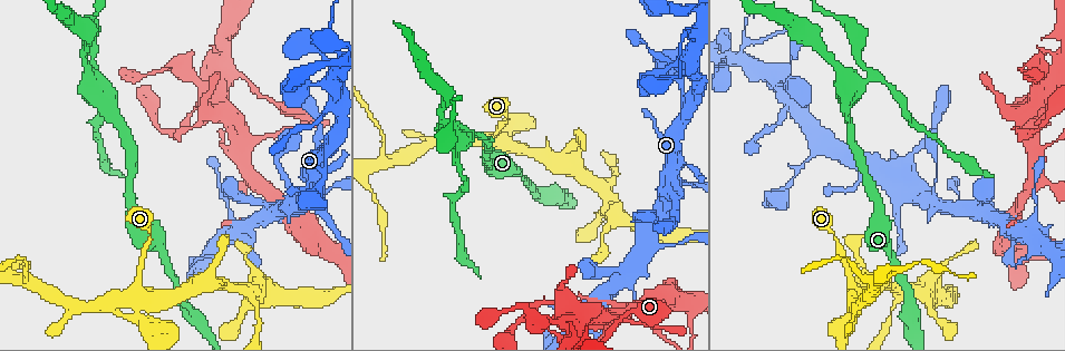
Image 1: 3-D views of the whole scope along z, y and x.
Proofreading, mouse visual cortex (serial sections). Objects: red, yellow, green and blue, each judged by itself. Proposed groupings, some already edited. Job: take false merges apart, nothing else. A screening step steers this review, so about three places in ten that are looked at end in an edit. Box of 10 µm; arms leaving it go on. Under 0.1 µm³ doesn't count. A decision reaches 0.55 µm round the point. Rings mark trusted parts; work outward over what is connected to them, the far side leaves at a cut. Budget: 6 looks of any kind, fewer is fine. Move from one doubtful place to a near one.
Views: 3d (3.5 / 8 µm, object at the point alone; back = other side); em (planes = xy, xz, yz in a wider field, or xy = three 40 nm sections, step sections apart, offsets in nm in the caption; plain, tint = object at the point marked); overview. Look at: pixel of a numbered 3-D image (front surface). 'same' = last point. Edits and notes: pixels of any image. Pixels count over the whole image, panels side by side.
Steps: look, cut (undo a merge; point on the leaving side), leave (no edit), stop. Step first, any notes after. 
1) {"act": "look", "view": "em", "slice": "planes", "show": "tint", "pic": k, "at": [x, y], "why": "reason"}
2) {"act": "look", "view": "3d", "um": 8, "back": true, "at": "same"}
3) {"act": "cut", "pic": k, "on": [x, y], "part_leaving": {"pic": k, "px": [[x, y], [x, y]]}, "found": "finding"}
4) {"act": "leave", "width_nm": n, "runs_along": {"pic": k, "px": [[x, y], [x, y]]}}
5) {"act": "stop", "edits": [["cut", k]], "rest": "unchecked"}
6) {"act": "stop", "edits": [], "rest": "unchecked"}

{"act": "look", "view": "3d", "um": 8, "pic": 1, "at": [1014, 215], "why": "thin arm on a thick one"}

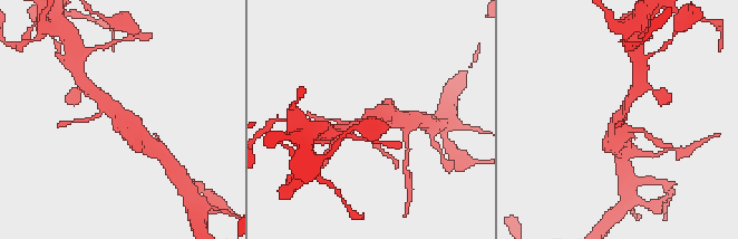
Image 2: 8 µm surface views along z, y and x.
{"act": "look", "view": "em", "slice": "xy", "step": 5, "show": "tint", "at": "same", "arms": 3, "arm_widths_nm": [200, 350, 600], "why": "now the EM"}

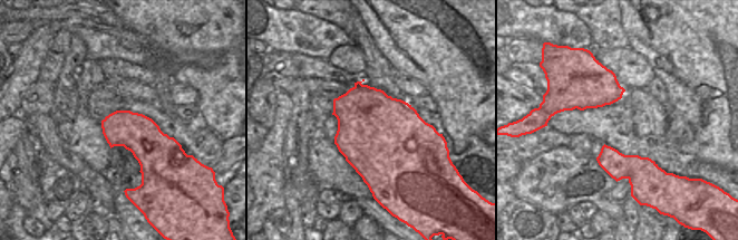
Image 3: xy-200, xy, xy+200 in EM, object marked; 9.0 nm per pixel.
{"act": "leave", "runs_along": {"pic": 2, "px": [[102, 96], [145, 141]]}, "found": "all the same cell"}

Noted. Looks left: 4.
{"act": "look", "view": "em", "slice": "xy", "step": 1, "show": "tint", "pic": 1, "at": [134, 295], "why": "thick turns thin"}

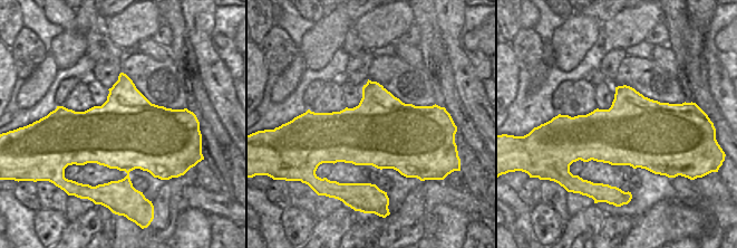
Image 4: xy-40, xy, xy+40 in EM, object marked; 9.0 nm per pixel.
{"act": "look", "view": "3d", "um": 3.5, "at": "same", "why": "wider look"}

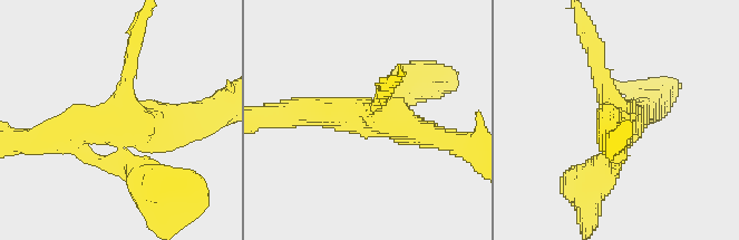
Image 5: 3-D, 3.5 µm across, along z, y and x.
{"act": "leave", "arm_widths_nm": [200, 200, 400, 400], "runs_along": {"pic": 5, "px": [[133, 44], [123, 113], [187, 120]]}, "found": "one cell here"}

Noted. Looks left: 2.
{"act": "look", "view": "3d", "um": 3.5, "pic": 1, "at": [869, 78], "why": "three arms meet"}

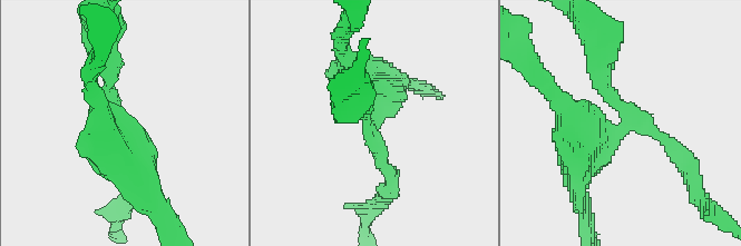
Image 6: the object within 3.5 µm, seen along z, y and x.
{"act": "look", "view": "em", "slice": "xy", "step": 3, "show": "tint", "pic": 6, "at": [625, 121], "why": "shape alone is not enough"}

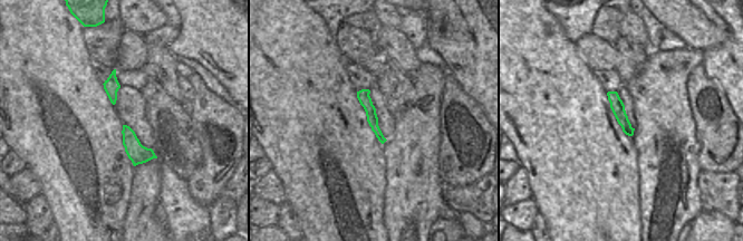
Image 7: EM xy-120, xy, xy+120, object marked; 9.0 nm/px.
{"act": "cut", "pic": 6, "on": [383, 168], "arms": 3, "arm_widths_nm": [200, 200, 450], "border": {"pic": 7, "px": [[376, 123], [372, 128]]}, "found": "a second cell is stuck on"}

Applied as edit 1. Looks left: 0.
{"act": "stop", "edits": [["cut", 6]], "rest": "unchecked"}

